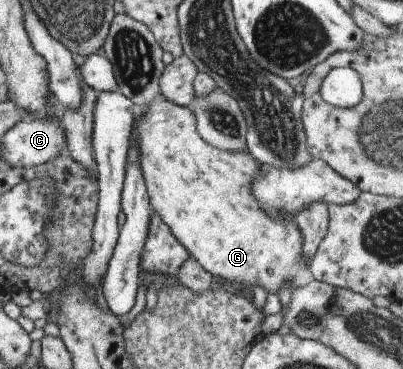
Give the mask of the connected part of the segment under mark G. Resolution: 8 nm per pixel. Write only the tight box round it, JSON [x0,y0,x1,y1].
[130,98,308,295]

